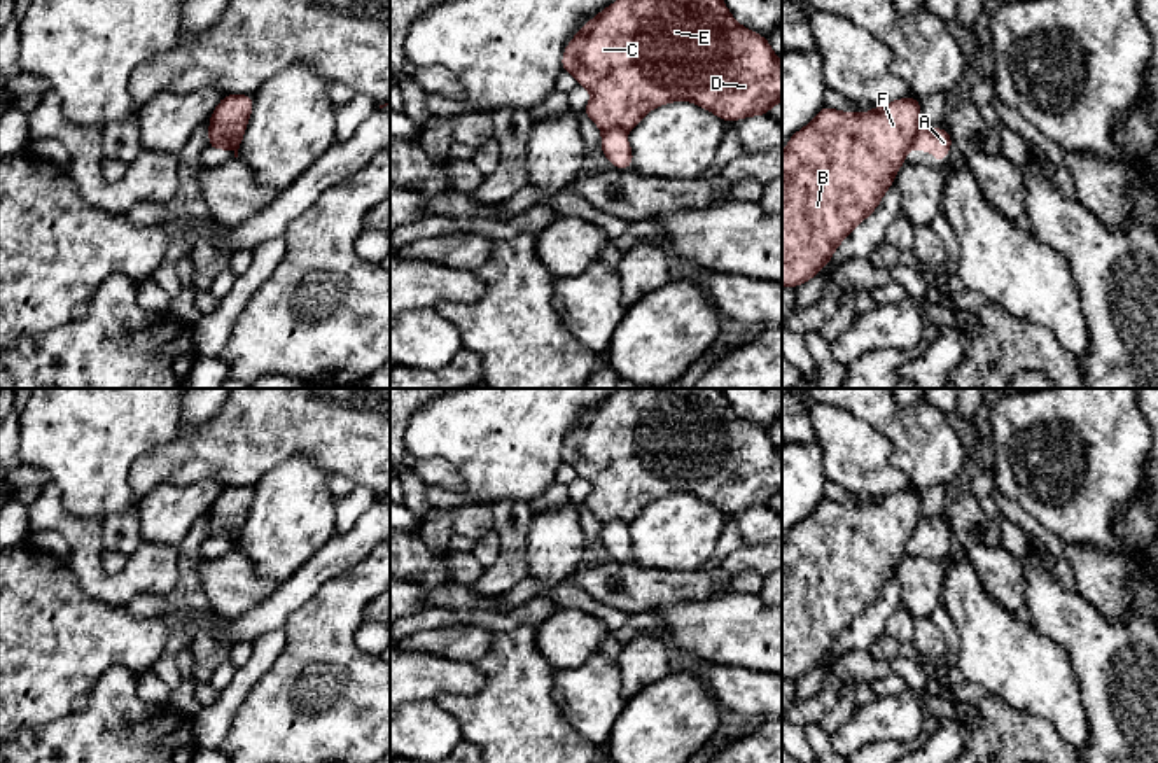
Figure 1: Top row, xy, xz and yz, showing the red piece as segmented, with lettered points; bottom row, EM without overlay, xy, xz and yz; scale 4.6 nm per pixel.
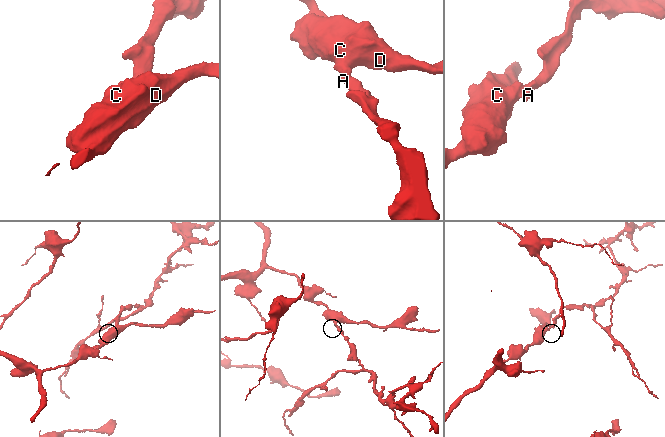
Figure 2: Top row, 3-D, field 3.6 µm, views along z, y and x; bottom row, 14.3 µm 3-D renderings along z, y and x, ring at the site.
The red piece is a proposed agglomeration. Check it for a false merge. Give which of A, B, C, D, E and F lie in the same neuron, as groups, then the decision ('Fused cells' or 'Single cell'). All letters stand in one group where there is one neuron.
Groups: A / B C D E F. Fused cells

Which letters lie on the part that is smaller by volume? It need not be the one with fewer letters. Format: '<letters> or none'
A

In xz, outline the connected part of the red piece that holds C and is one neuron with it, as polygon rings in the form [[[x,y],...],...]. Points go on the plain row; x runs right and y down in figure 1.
[[[623,388],[589,411],[567,436],[562,462],[591,483],[582,502],[598,520],[633,522],[652,500],[686,492],[726,514],[766,508],[782,494],[782,455],[770,434],[738,416],[721,388]]]

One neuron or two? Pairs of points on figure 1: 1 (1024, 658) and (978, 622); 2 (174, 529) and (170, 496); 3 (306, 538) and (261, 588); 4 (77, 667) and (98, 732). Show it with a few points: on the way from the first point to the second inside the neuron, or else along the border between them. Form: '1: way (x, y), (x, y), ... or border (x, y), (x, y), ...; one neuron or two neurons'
1: way (1013, 657), (989, 632); one neuron
2: way (170, 520), (170, 504); one neuron
3: border (240, 550), (259, 576), (277, 585); two neurons
4: border (123, 667), (111, 667), (90, 692); two neurons

